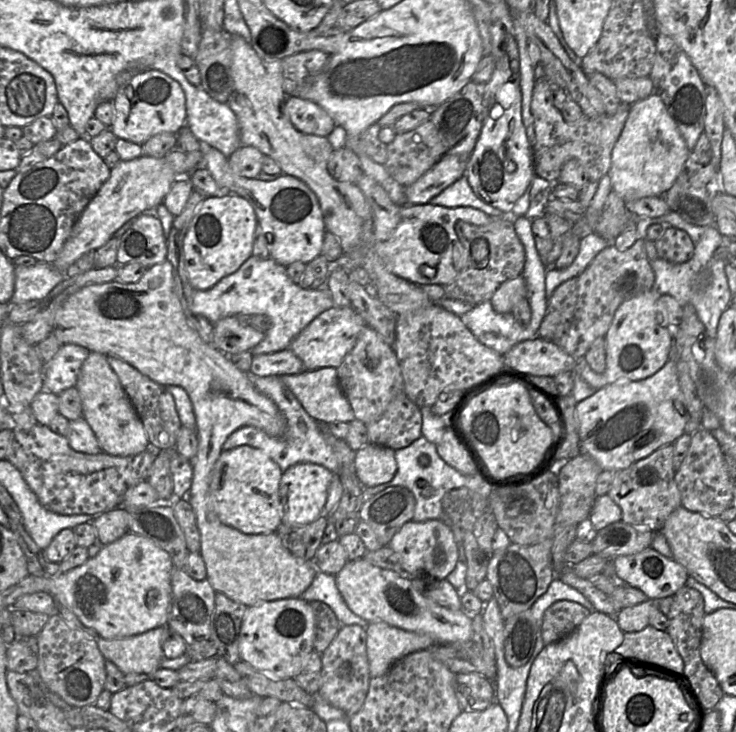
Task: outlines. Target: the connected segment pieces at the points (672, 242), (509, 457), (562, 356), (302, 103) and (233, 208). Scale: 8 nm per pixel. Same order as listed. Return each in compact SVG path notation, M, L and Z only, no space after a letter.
M669 227L655 241L658 257L670 263L684 263L693 256L694 244L683 230Z
M512 379L497 380L468 398L457 417L457 425L469 436L495 477L533 469L551 441L551 430L537 415L529 392Z
M536 337L514 345L503 355L505 366L535 376L555 377L561 372L573 372L578 363L554 342Z
M287 96L285 108L293 126L304 134L327 137L336 126L328 113L313 101Z
M236 194L206 196L198 207L183 239L183 256L189 283L195 291L205 291L221 279L236 272L251 257L253 236L258 220L253 206Z

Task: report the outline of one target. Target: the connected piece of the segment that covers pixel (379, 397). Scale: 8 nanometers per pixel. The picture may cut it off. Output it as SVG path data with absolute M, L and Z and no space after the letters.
M368 325L362 330L355 346L337 368L339 385L348 399L355 419L364 424L377 420L391 400L402 390L404 381L393 346L386 344Z

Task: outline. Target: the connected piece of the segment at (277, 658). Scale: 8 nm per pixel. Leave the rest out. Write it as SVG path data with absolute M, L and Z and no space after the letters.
M302 598L264 601L248 606L240 629L241 660L260 672L278 679L293 678L305 666L314 641L314 614L310 603Z

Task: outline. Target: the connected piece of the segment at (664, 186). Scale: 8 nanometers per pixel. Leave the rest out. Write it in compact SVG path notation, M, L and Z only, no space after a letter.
M653 93L630 107L612 151L608 171L611 188L625 202L644 197L662 197L677 180L690 153L662 99Z

